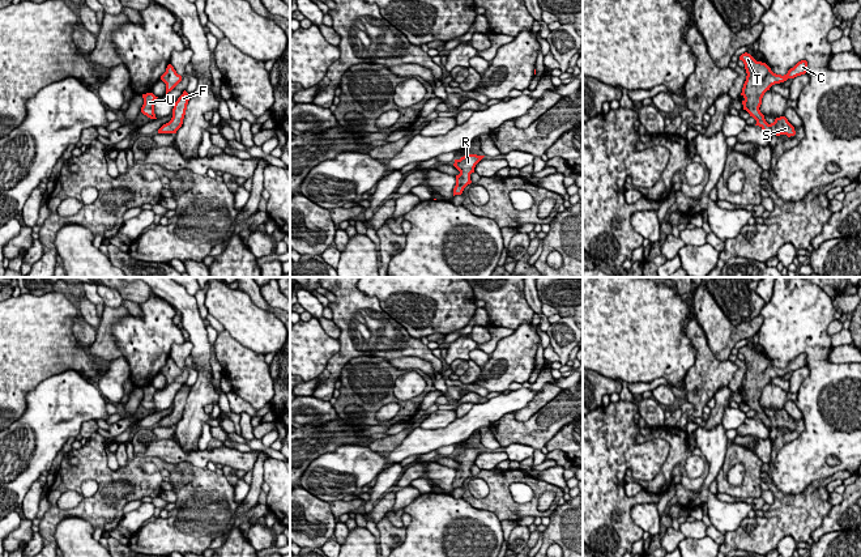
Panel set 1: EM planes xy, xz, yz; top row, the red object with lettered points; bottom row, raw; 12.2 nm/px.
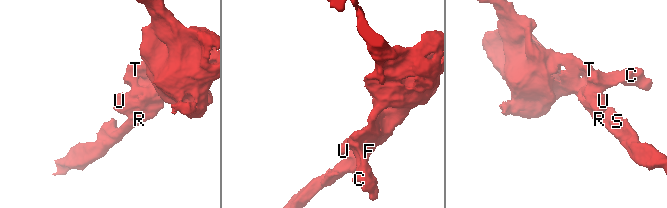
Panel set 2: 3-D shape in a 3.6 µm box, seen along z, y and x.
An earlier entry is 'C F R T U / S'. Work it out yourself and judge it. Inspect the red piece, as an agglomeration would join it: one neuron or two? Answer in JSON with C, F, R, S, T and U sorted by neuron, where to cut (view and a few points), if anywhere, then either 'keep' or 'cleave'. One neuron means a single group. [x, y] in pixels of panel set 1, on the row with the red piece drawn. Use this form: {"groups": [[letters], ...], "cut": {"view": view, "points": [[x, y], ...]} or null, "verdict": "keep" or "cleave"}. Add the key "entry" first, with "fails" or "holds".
{"entry": "fails", "groups": [["C", "F", "R", "S", "T", "U"]], "cut": null, "verdict": "keep"}

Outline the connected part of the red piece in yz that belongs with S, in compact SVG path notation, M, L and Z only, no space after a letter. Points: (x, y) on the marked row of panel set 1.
M747 52L742 54L739 56L739 60L743 61L747 73L741 93L741 95L745 98L742 101L743 110L746 110L750 116L756 120L755 126L759 126L768 136L794 136L794 127L788 122L785 116L776 118L773 123L768 124L759 107L762 105L762 98L764 93L770 90L772 85L784 82L788 78L794 78L797 76L805 75L807 69L807 61L798 61L793 68L788 71L787 75L781 76L773 73L766 63L756 61Z

